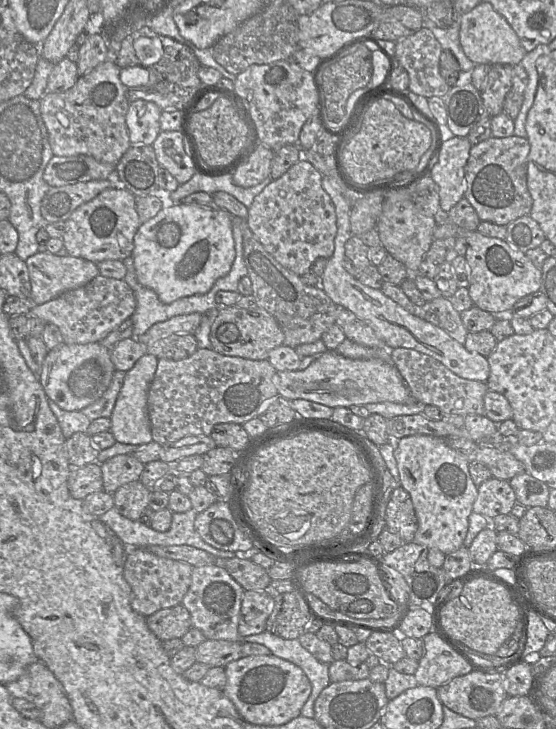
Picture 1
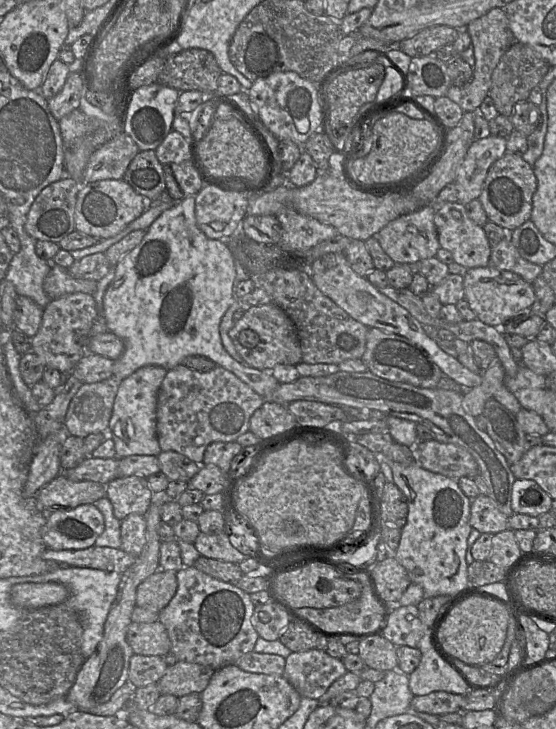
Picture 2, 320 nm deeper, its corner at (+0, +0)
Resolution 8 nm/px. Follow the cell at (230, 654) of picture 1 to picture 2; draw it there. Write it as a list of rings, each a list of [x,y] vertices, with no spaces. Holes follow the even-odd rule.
[[[178,661],[173,666],[168,666],[157,684],[161,695],[169,694],[181,698],[192,693],[201,694],[214,672],[208,666]]]

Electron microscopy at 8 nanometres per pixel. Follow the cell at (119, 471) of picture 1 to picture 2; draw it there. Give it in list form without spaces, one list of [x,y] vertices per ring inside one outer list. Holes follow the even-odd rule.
[[[139,476],[115,478],[106,485],[105,496],[120,521],[133,513],[145,516],[156,497],[147,478]]]

